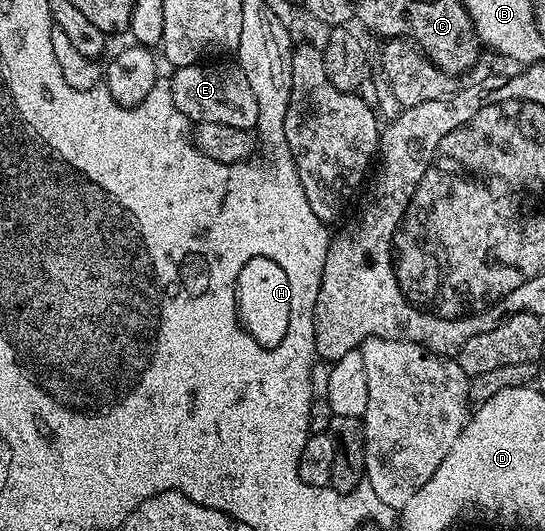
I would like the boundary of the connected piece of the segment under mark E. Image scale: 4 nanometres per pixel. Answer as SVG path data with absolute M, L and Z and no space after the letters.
M211 63L179 66L172 70L173 78L168 78L167 84L171 99L175 99L175 107L179 107L179 111L193 123L227 123L227 127L256 130L259 103L255 103L255 91L251 91L251 83L247 83L247 75L243 75L241 66L236 63L207 64Z

